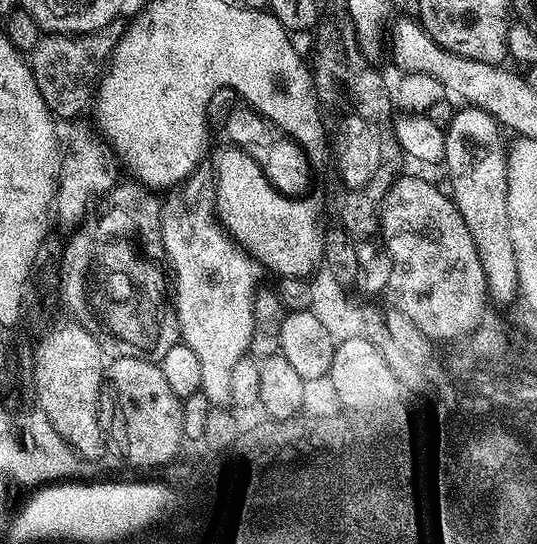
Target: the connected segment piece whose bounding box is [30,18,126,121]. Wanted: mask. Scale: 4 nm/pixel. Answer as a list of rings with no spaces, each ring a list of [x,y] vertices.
[[[117,18],[93,32],[79,34],[44,34],[30,54],[30,67],[38,94],[53,117],[71,121],[84,107],[93,103],[98,85],[124,36],[126,24]]]

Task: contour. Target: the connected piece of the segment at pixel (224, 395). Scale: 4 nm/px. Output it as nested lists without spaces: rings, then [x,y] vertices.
[[[208,158],[200,163],[204,168],[197,164],[192,175],[183,181],[179,189],[181,192],[173,198],[172,205],[163,209],[159,236],[164,243],[164,254],[171,275],[172,272],[176,275],[174,311],[176,326],[180,329],[180,340],[190,346],[190,350],[194,350],[199,364],[202,365],[200,391],[206,394],[212,405],[228,406],[232,404],[230,385],[234,365],[238,363],[238,358],[248,352],[254,318],[250,318],[246,308],[238,308],[236,312],[232,310],[232,314],[238,316],[234,318],[234,324],[238,326],[224,326],[224,314],[228,310],[222,308],[222,274],[218,274],[214,280],[212,272],[214,268],[220,268],[220,264],[216,262],[222,260],[222,242],[226,242],[229,234],[221,227],[216,210],[217,165],[208,168]]]

